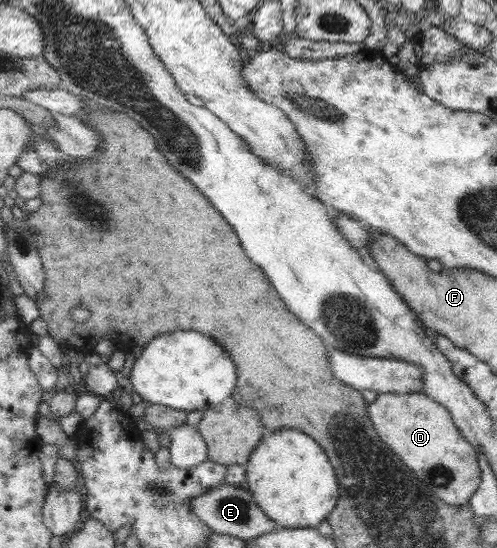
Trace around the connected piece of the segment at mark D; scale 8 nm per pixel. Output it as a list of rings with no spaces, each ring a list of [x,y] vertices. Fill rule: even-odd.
[[[378,393],[368,410],[381,439],[397,450],[397,456],[409,464],[439,498],[452,505],[464,505],[471,500],[481,484],[477,449],[465,440],[446,406],[425,393]]]

